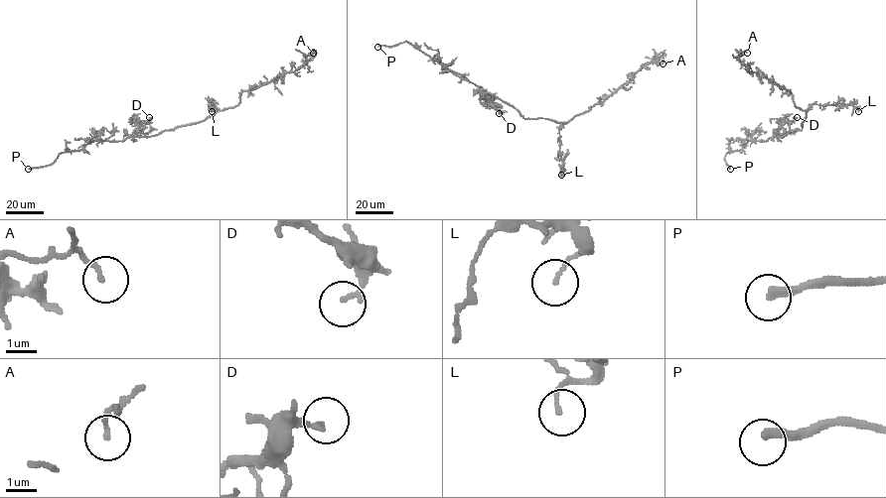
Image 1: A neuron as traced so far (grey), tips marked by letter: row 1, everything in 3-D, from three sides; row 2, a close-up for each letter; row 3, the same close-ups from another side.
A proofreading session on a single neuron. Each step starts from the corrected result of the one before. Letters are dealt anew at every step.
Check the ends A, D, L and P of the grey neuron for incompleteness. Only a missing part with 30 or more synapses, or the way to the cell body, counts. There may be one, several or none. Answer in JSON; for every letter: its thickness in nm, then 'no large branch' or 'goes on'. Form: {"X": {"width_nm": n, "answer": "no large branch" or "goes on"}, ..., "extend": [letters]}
{"A": {"width_nm": 140, "answer": "no large branch"}, "D": {"width_nm": 170, "answer": "no large branch"}, "L": {"width_nm": 110, "answer": "no large branch"}, "P": {"width_nm": 300, "answer": "goes on"}, "extend": ["P"]}

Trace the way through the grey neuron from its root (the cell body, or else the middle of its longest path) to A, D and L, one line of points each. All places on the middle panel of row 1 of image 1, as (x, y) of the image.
A: (530, 118), (568, 122), (602, 102), (657, 56), (664, 58), (663, 63)
D: (530, 118), (524, 118), (512, 106), (482, 91), (499, 113)
L: (530, 118), (565, 123), (559, 129), (561, 175)

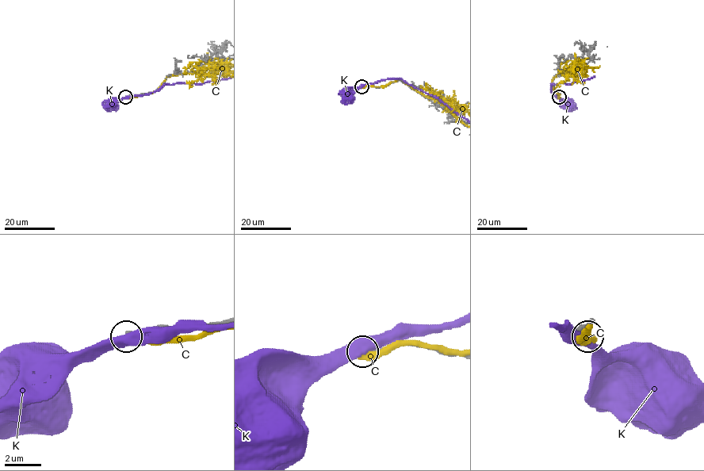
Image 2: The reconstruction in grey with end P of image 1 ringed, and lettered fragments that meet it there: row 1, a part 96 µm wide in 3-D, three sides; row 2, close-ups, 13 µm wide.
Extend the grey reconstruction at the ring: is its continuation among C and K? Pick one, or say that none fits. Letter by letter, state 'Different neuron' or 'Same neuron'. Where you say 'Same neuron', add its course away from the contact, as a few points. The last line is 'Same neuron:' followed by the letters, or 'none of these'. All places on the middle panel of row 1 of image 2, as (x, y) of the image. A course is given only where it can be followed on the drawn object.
C: Different neuron
K: Different neuron
Same neuron: none of these

